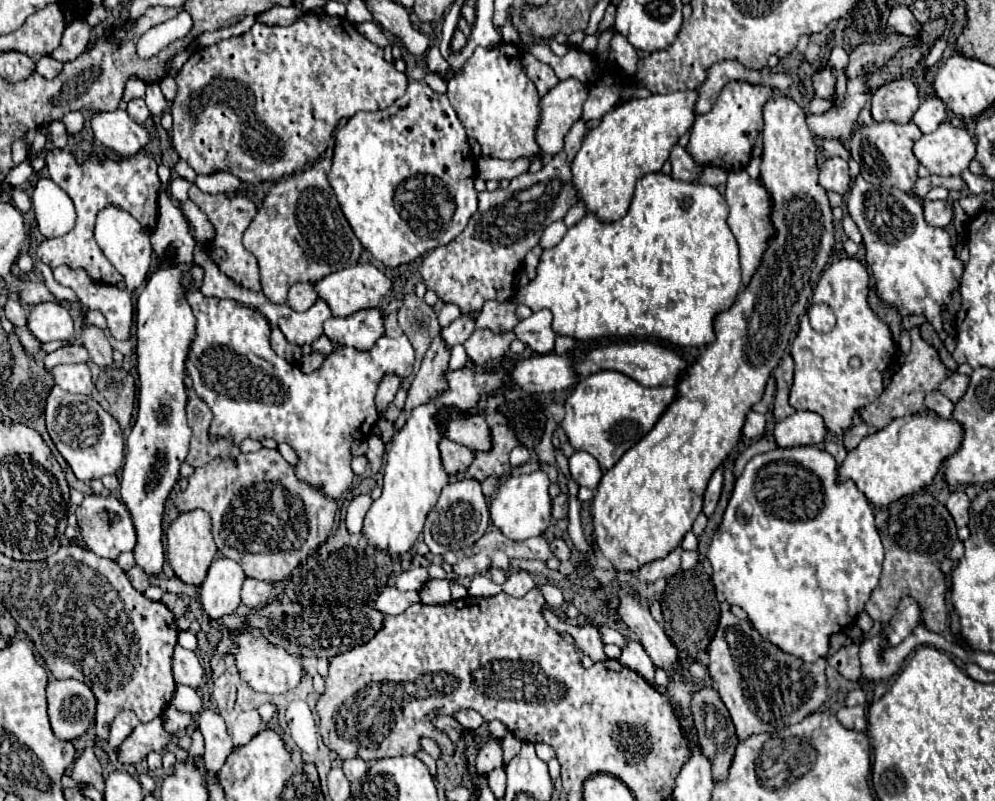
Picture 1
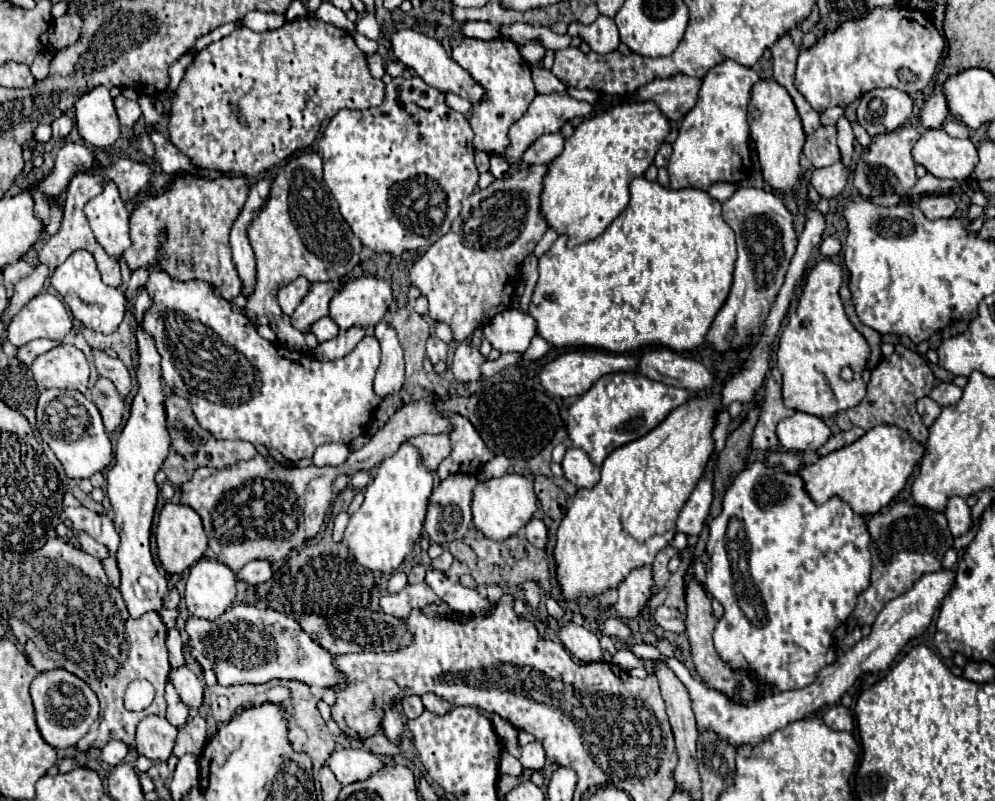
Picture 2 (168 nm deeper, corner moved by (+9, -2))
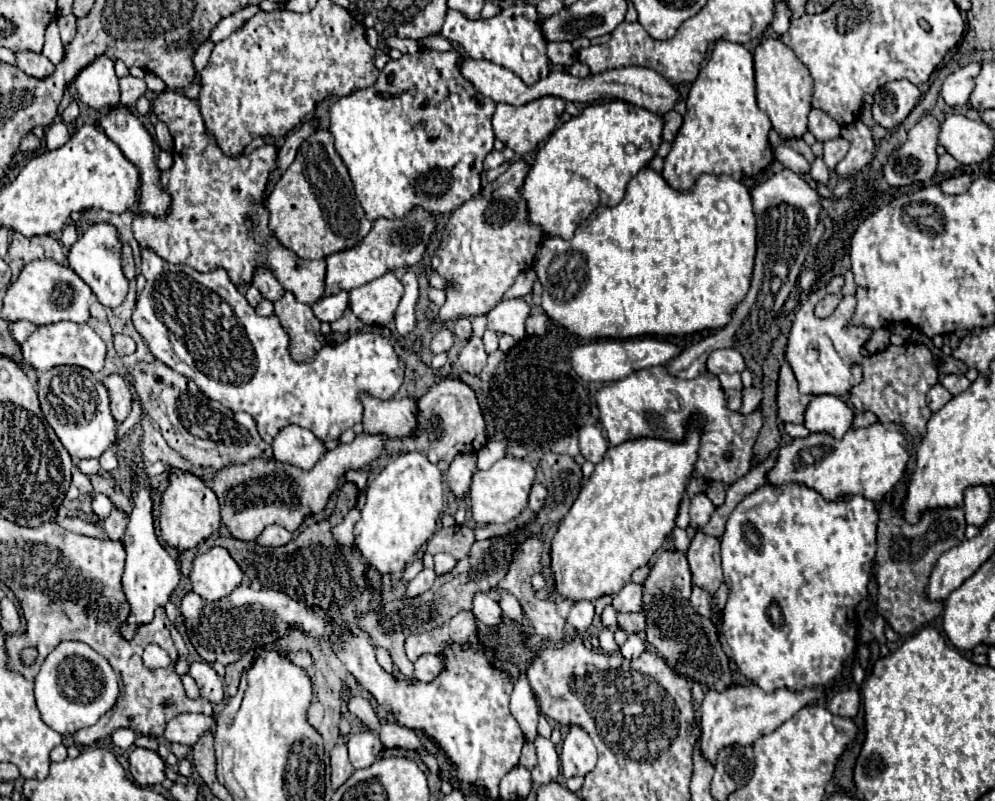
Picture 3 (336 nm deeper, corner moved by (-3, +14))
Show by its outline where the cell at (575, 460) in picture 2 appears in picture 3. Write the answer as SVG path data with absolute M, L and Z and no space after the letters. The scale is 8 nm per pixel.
M584 426L580 430L580 454L588 462L592 464L602 462L606 450L608 450L608 442L598 426Z

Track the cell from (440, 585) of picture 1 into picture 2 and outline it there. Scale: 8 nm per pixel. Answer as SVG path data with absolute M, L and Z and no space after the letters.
M428 570L426 572L426 584L452 606L452 610L464 612L468 616L482 616L484 612L492 612L494 604L488 600L482 600L476 590L464 588L458 582L450 582L444 572L440 570Z

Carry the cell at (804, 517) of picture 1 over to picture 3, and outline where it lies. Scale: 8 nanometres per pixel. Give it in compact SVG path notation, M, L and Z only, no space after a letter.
M766 482L758 486L754 492L746 494L744 500L732 510L722 536L722 570L724 570L724 582L730 588L730 598L722 614L722 634L730 646L730 658L736 662L740 672L750 682L756 682L760 688L764 688L764 692L772 692L782 686L786 686L788 690L802 690L814 684L826 686L842 672L842 664L848 660L846 656L854 654L856 650L856 632L858 632L856 606L868 594L866 586L870 580L872 560L876 554L876 524L878 524L878 510L872 500L866 500L864 496L844 496L830 502L804 484L774 486Z

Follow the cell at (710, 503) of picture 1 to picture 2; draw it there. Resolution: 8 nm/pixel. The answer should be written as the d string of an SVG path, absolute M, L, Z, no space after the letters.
M702 478L676 520L678 532L684 532L686 536L698 536L710 512L710 502L712 502L712 482Z

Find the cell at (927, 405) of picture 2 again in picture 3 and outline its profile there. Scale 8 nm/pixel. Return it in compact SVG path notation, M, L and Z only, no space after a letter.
M938 382L938 384L934 384L932 388L930 388L930 392L928 392L928 406L930 406L930 410L932 412L938 412L946 402L950 402L952 400L952 394Z

